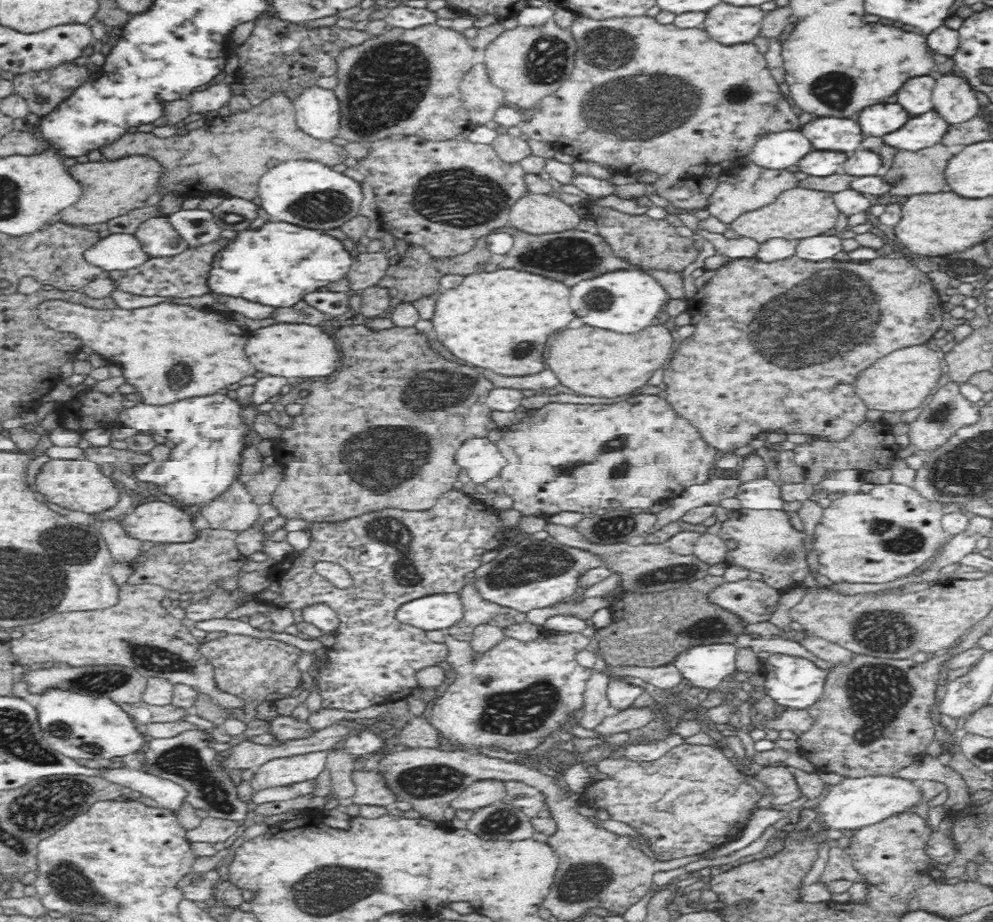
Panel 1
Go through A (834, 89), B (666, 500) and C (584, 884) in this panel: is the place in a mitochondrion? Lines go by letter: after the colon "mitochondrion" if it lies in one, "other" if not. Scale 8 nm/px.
A: mitochondrion
B: other
C: mitochondrion

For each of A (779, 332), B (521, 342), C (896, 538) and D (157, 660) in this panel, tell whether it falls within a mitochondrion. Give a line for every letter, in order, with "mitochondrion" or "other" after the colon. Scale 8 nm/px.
A: mitochondrion
B: mitochondrion
C: mitochondrion
D: mitochondrion

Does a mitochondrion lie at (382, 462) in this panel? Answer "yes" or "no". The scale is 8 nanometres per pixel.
yes

